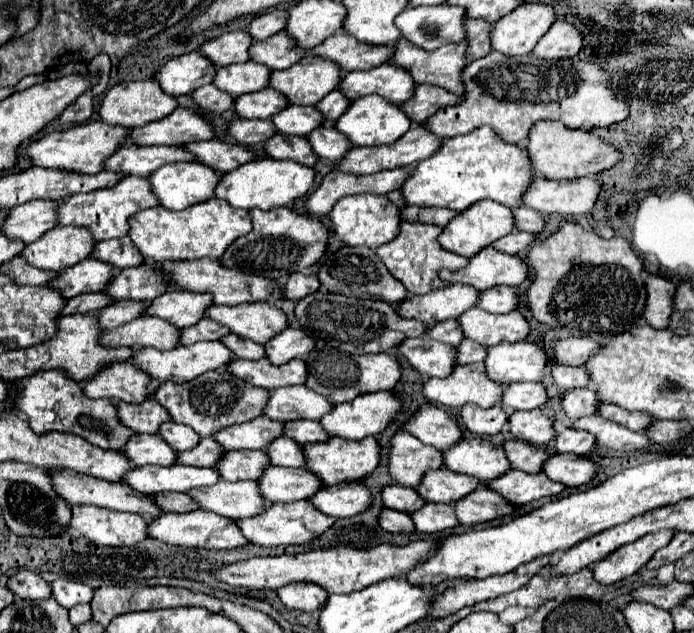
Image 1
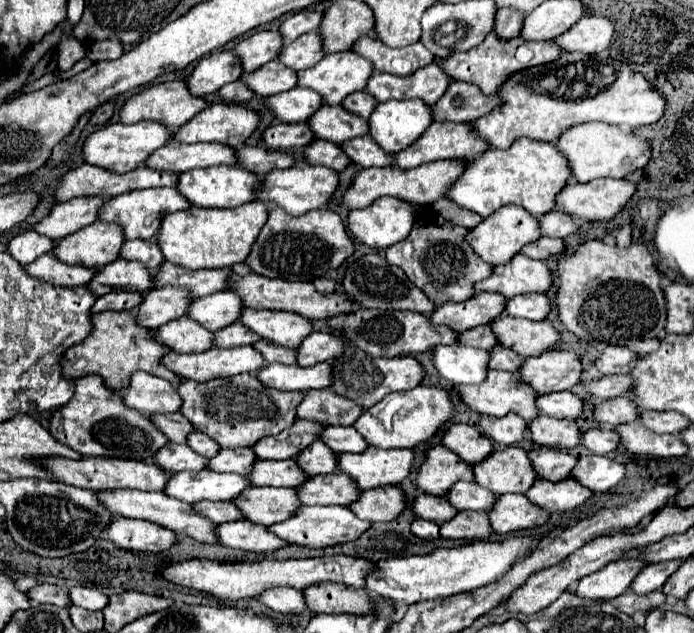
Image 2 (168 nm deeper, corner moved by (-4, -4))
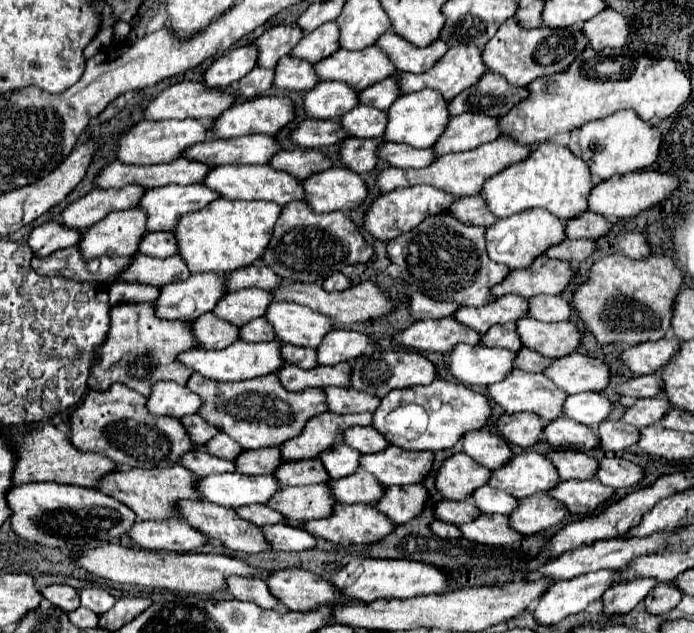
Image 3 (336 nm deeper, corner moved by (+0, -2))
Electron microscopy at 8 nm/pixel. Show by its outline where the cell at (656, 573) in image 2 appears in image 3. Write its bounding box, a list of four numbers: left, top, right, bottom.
[603,578,655,612]

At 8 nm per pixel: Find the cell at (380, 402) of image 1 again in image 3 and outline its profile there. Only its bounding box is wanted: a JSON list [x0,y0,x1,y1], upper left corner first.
[373,380,491,450]

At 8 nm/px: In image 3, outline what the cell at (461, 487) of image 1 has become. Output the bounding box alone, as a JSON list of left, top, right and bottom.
[473,486,515,514]

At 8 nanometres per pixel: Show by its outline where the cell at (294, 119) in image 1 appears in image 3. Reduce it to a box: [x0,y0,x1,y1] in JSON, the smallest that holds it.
[341,106,385,138]

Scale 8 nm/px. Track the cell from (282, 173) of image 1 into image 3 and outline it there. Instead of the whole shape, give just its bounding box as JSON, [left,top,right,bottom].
[301,166,367,212]

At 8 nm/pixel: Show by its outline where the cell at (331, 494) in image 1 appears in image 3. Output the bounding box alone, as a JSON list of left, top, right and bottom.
[373,484,427,524]

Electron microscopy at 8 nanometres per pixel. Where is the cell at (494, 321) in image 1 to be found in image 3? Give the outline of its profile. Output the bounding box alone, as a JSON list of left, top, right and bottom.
[515,316,581,358]

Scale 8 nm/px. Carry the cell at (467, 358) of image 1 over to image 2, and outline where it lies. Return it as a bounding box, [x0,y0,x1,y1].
[489,346,523,372]

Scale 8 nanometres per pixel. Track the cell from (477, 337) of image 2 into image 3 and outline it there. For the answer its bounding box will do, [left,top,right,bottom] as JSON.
[481,322,521,352]

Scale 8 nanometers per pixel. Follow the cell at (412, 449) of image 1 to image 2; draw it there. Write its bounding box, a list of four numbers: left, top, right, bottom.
[417,446,473,496]

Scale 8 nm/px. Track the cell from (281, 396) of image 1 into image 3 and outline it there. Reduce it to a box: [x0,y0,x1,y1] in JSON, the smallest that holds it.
[325,386,381,414]

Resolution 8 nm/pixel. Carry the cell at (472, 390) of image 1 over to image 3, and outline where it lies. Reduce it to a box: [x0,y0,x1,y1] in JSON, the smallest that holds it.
[487,370,567,422]

